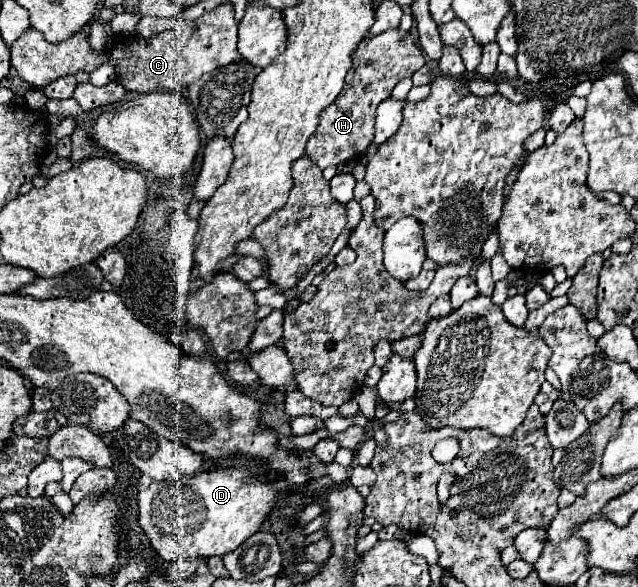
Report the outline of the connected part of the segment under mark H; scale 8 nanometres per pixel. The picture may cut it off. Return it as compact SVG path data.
M389 29L377 37L367 37L355 53L353 75L349 77L341 97L337 97L335 103L331 103L319 115L319 127L307 141L305 153L313 159L313 163L325 169L363 155L373 139L377 105L391 95L397 81L401 81L403 77L411 77L417 69L423 67L423 63L425 57L407 31Z

